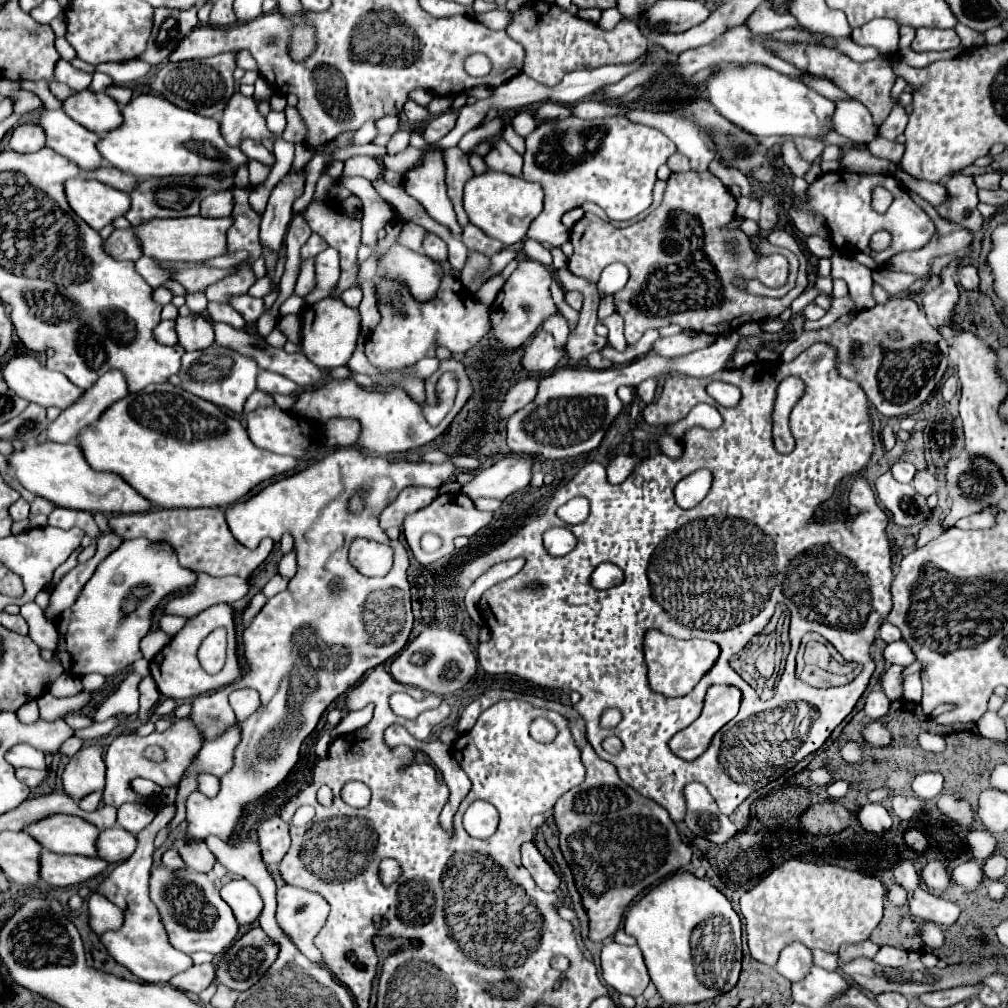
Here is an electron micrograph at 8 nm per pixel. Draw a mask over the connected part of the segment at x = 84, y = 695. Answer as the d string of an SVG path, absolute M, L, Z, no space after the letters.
M84 691L68 698L53 697L51 693L45 693L45 697L37 699L37 703L41 709L43 721L55 721L67 713L81 711L90 702L91 697L90 693Z

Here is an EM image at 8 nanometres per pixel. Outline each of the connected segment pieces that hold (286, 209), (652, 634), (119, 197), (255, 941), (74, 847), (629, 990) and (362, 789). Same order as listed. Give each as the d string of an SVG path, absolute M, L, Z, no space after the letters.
M305 169L287 173L271 191L267 209L261 219L261 243L275 251L281 249L289 221L293 219L293 203L303 195Z
M649 629L645 633L643 651L647 669L649 669L649 687L655 693L661 693L665 697L681 697L691 693L691 689L699 683L699 679L713 667L713 663L719 657L719 645L711 641L703 641L703 639L681 641L681 639L663 635L655 629Z
M69 179L65 183L65 193L71 209L95 231L101 231L113 219L123 217L123 213L131 209L129 193L103 185L97 179Z
M253 927L223 953L217 981L235 991L245 991L267 973L277 955L279 945L261 927Z
M55 815L55 817L45 817L45 821L37 821L25 829L25 833L33 835L47 851L53 853L75 853L75 855L87 855L95 857L97 855L97 837L99 829L91 823L87 823L81 817L73 815Z
M615 941L601 949L603 979L615 991L639 997L649 985L649 973L637 945L619 945Z
M351 781L343 787L341 797L351 807L365 807L370 802L371 791L365 784L359 781Z

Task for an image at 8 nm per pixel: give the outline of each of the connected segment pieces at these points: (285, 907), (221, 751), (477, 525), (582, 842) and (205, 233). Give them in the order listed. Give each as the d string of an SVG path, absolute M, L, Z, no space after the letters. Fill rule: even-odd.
M283 885L277 889L277 923L279 927L291 937L291 941L299 947L301 953L305 953L311 961L325 965L321 951L315 947L313 939L319 933L319 929L325 925L329 915L329 903L315 891L307 891L301 887L293 887L293 885Z
M233 727L223 737L209 741L201 747L199 757L195 757L193 765L185 771L187 777L179 783L179 795L175 802L177 812L170 824L170 832L186 818L185 800L197 789L197 775L211 773L215 777L223 777L223 773L227 773L227 769L231 769L233 751L235 751L235 745L239 743L239 737L241 737L239 729Z
M445 493L445 495L439 495L439 497L437 497L431 505L427 505L425 509L409 515L409 517L405 519L403 533L405 533L405 539L407 539L409 549L413 551L413 557L415 557L421 565L429 565L429 563L437 561L439 557L445 557L445 555L449 555L449 553L453 551L453 539L455 539L457 535L471 537L471 535L475 535L481 527L485 527L491 519L493 519L493 513L489 513L489 511L479 511L465 493ZM427 531L433 531L433 533L441 535L441 539L443 539L443 547L441 547L437 553L431 553L431 555L425 553L425 551L421 551L421 547L419 547L419 539L421 539L421 535L427 533Z
M573 707L567 711L567 719L583 753L587 777L583 785L555 803L553 817L559 829L561 853L573 871L581 905L589 917L589 939L603 943L619 929L625 907L643 889L689 865L691 847L681 841L675 823L659 803L627 787L619 779L615 765L595 755L587 741L585 721Z
M179 217L179 219L155 219L147 225L135 227L141 241L141 249L147 257L165 261L203 261L227 253L227 229L233 225L233 217Z

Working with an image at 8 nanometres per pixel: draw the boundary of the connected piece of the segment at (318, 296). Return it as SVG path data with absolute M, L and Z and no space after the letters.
M325 249L317 255L317 273L315 273L315 287L311 293L303 297L305 305L313 305L325 297L329 297L339 281L339 253L335 249Z

